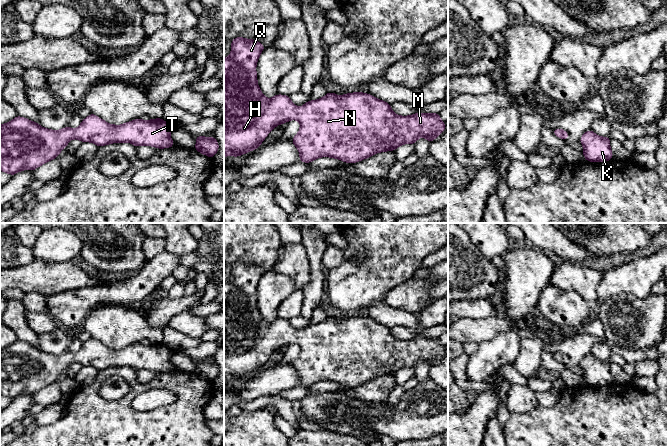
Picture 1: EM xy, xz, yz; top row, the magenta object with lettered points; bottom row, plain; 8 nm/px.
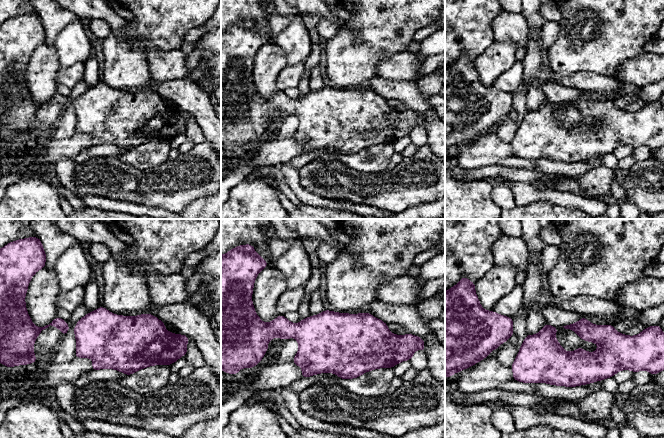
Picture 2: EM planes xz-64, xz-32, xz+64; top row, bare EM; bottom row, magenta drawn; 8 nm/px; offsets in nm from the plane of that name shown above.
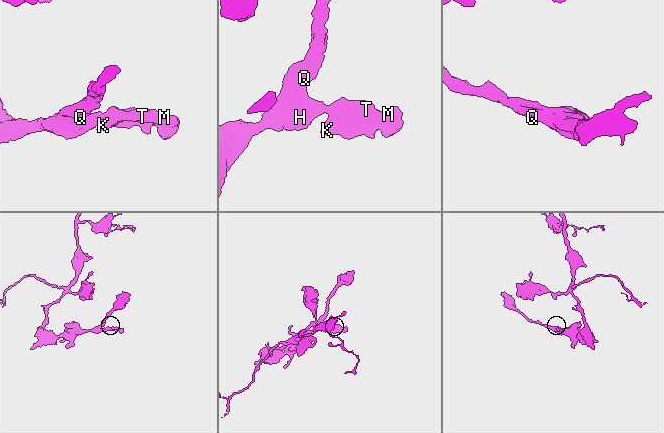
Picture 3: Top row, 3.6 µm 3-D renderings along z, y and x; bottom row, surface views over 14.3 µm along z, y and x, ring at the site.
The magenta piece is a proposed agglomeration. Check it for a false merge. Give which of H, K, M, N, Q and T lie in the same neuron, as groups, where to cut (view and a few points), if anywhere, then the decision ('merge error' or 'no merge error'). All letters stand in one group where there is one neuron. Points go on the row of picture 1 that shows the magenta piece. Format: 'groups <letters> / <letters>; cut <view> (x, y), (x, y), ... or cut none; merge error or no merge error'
groups H K M N Q T; cut none; no merge error

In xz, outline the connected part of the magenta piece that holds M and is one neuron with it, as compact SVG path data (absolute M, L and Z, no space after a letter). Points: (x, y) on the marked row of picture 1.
M236 37L231 41L230 55L224 58L224 156L225 157L231 155L234 157L238 157L252 150L256 150L257 148L260 147L260 144L265 140L265 138L267 137L267 135L272 129L274 129L277 125L285 124L290 120L298 120L300 122L300 130L295 135L295 137L291 140L291 142L294 144L294 146L297 147L299 151L299 155L300 155L299 161L305 163L310 163L313 160L318 159L320 157L330 157L330 158L339 159L346 163L356 163L366 158L369 158L376 153L394 151L395 149L397 149L399 146L403 144L415 144L420 137L424 137L431 144L433 140L446 129L445 122L441 120L438 113L415 113L409 116L400 116L395 114L391 110L391 105L389 103L375 98L373 95L366 94L363 92L347 93L341 96L338 96L333 92L328 92L324 97L320 99L307 101L300 108L294 105L290 97L287 95L277 94L271 99L268 99L263 95L262 91L258 86L257 72L256 72L256 65L257 65L258 58L264 49L265 47L263 46L263 44L258 41L255 41L253 39L246 39L243 37Z

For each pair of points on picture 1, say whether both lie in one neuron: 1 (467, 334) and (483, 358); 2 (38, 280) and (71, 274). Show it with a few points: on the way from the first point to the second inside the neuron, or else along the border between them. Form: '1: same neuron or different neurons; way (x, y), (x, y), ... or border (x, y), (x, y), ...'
1: different neurons; border (499, 332), (491, 339), (478, 344)
2: same neuron; way (46, 278), (63, 276)

